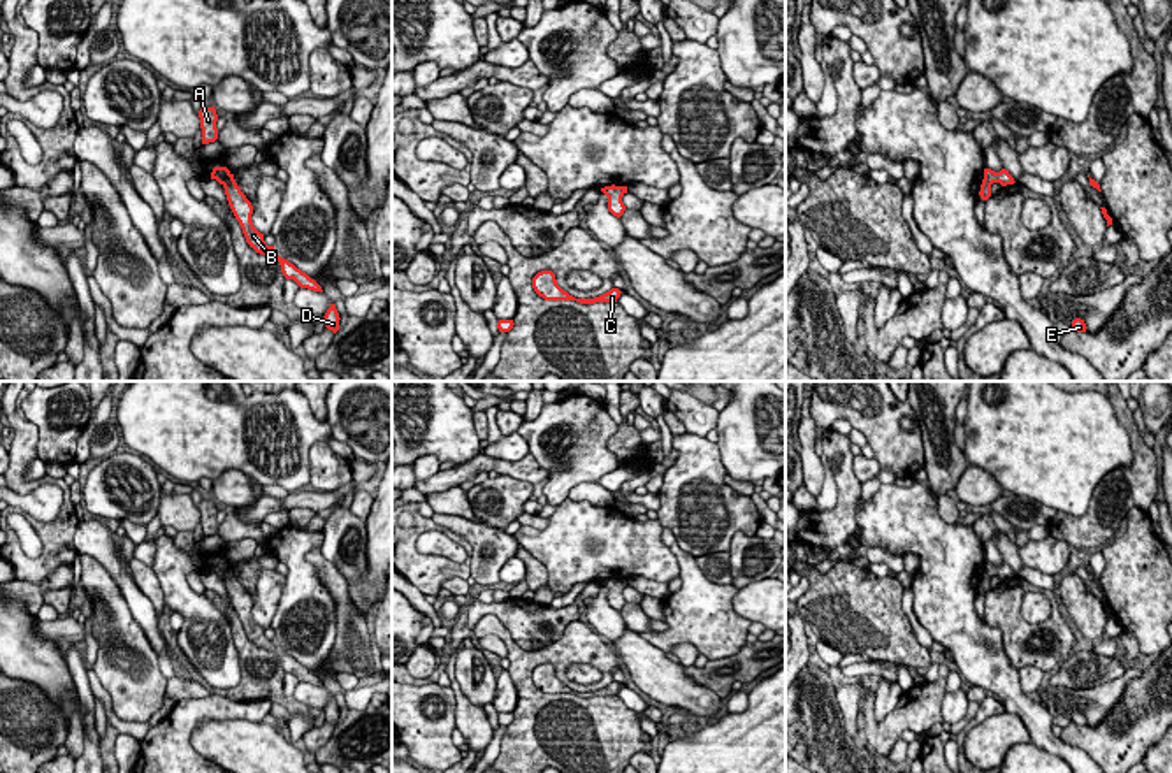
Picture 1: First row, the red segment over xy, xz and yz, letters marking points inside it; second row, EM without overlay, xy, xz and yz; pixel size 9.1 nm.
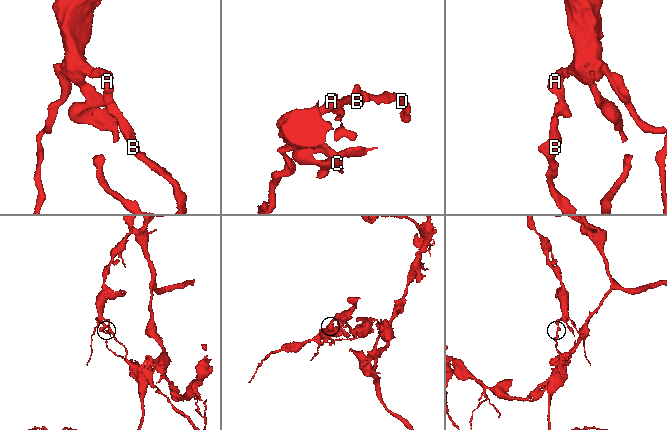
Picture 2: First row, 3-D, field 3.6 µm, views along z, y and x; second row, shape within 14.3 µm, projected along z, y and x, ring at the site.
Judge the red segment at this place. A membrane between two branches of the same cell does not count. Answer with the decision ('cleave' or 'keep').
cleave

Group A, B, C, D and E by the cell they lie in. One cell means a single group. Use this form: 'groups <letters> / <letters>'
groups A C / B D E

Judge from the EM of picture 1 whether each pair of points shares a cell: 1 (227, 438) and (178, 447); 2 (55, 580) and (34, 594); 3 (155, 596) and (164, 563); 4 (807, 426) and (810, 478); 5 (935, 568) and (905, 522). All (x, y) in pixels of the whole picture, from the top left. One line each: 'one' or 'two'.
1: one
2: one
3: two
4: one
5: one

